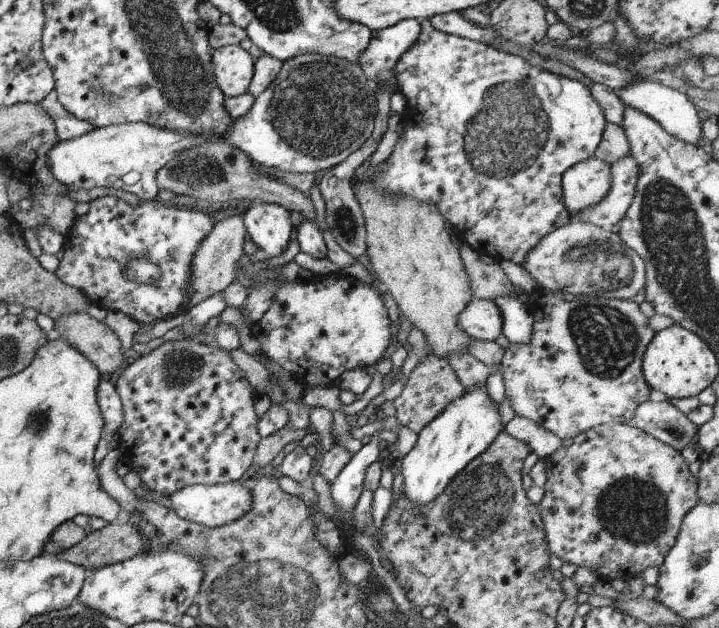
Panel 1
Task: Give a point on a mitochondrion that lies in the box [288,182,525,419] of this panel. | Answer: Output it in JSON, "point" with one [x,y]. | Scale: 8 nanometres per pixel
{"point":[347,226]}

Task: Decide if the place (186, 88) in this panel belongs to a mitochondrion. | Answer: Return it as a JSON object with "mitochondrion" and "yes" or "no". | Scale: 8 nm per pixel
{"mitochondrion":"yes"}

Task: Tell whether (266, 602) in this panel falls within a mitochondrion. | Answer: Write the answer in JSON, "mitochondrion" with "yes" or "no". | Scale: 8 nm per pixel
{"mitochondrion":"yes"}

